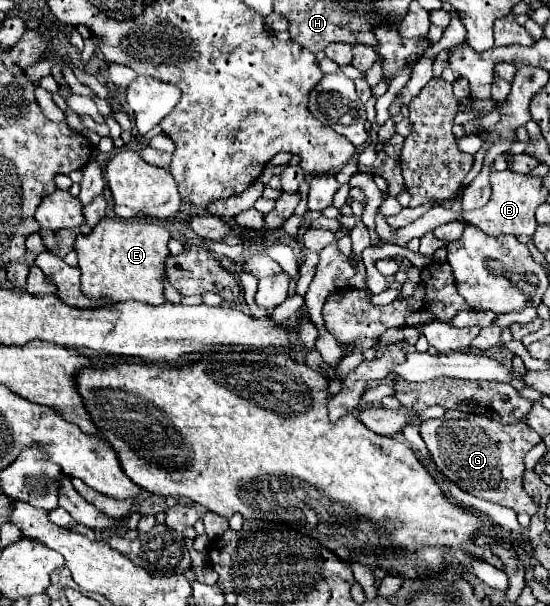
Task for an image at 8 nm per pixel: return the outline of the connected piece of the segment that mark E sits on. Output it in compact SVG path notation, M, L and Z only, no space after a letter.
M103 218L89 234L75 238L83 294L89 298L111 298L115 302L139 300L163 304L163 270L169 256L169 240L171 232L153 222Z

